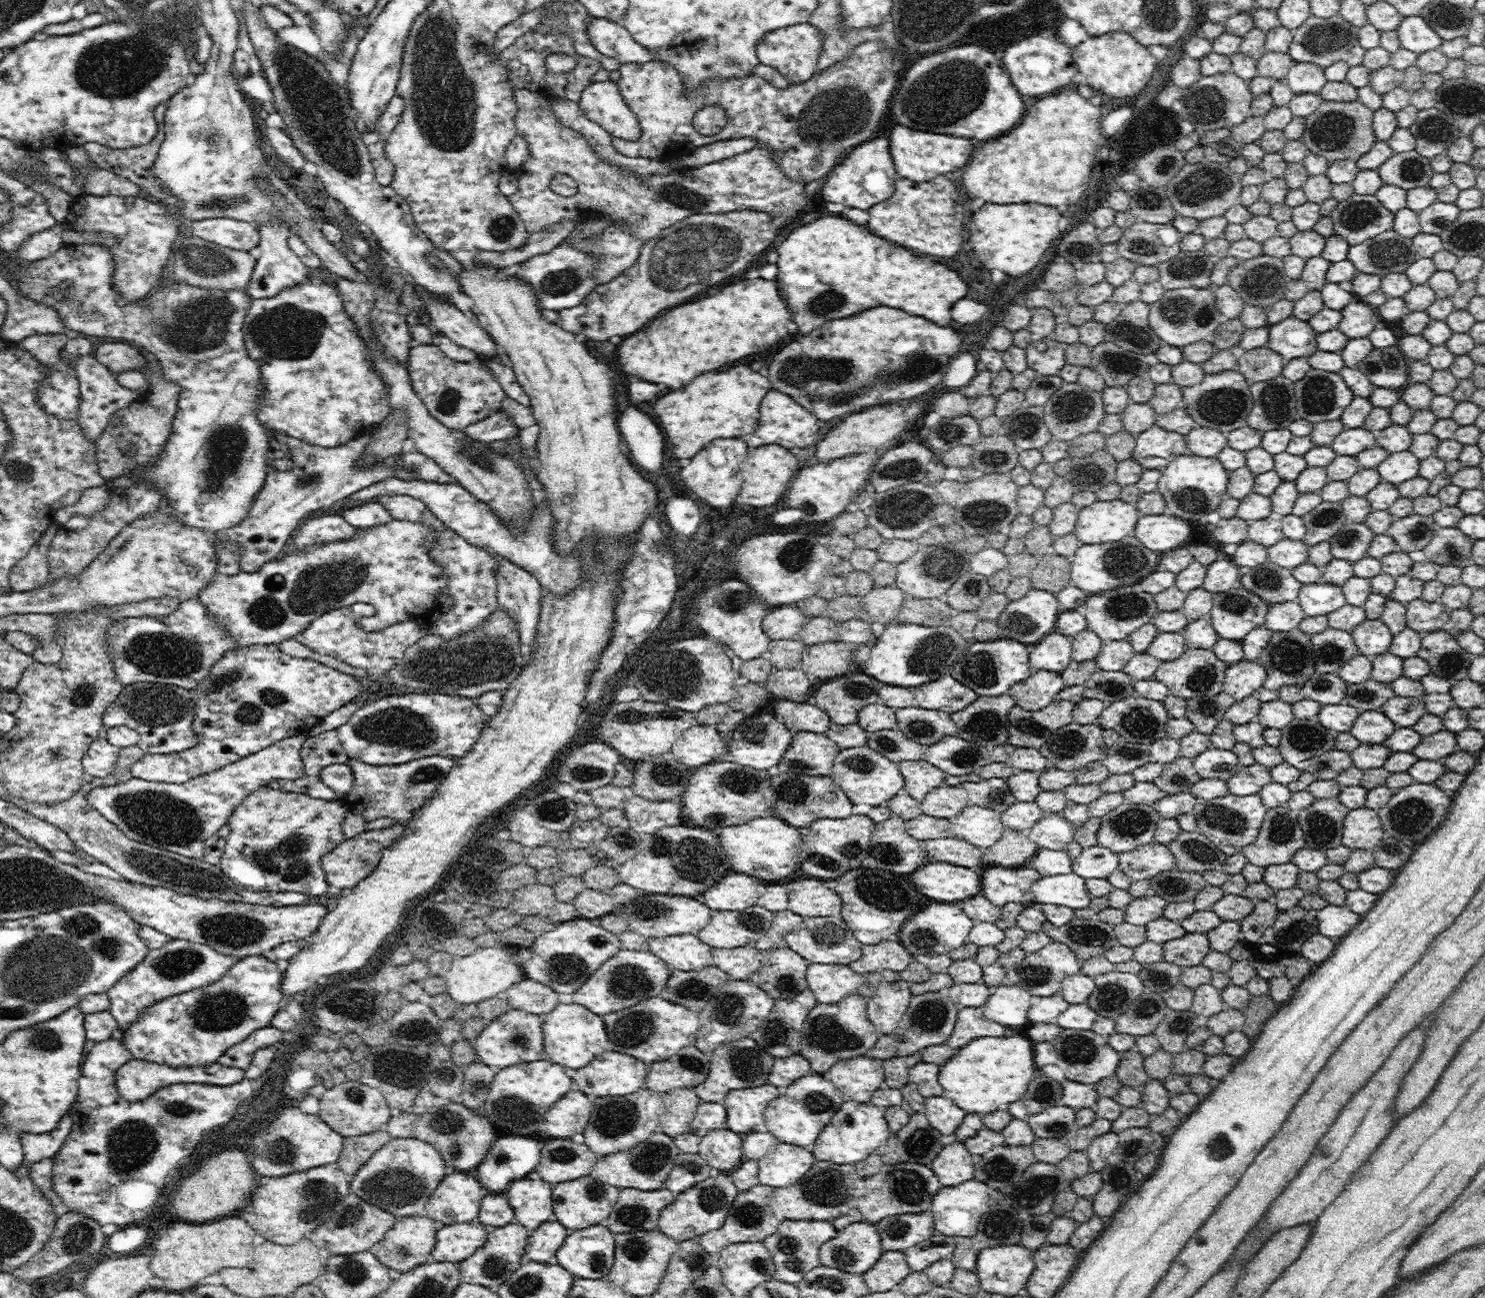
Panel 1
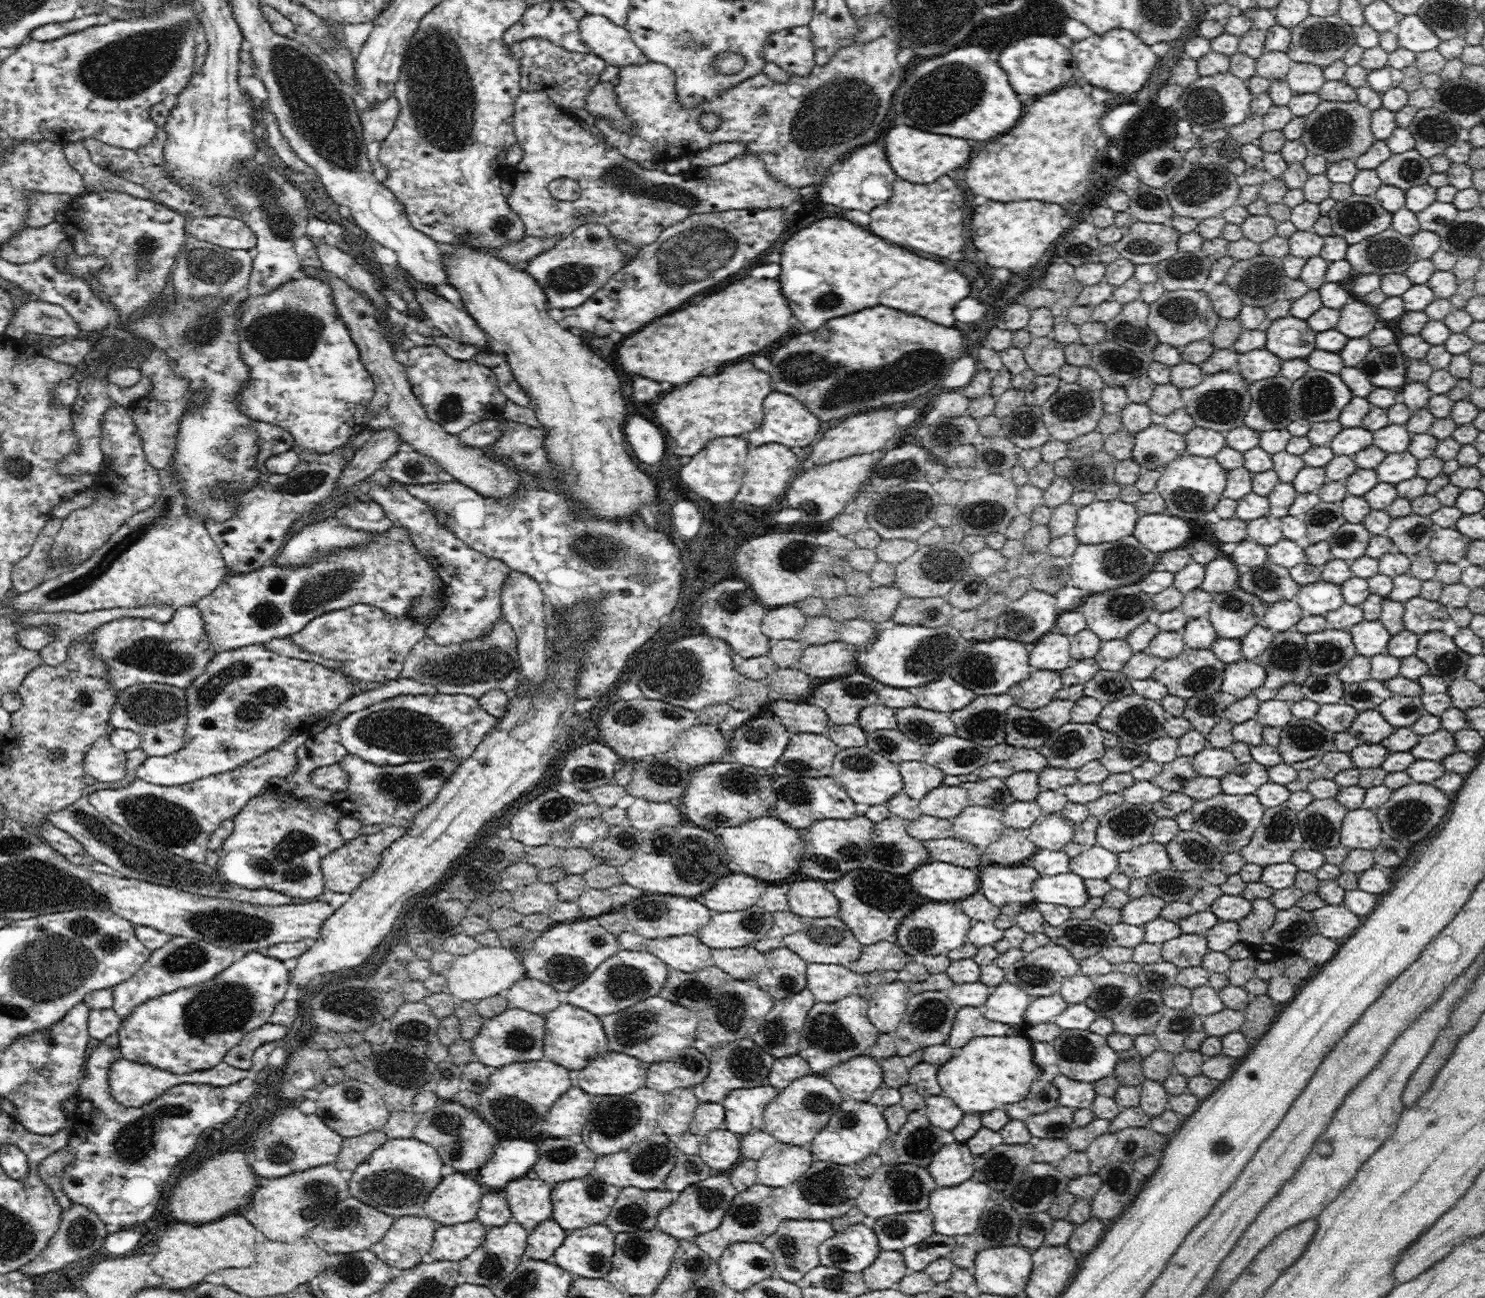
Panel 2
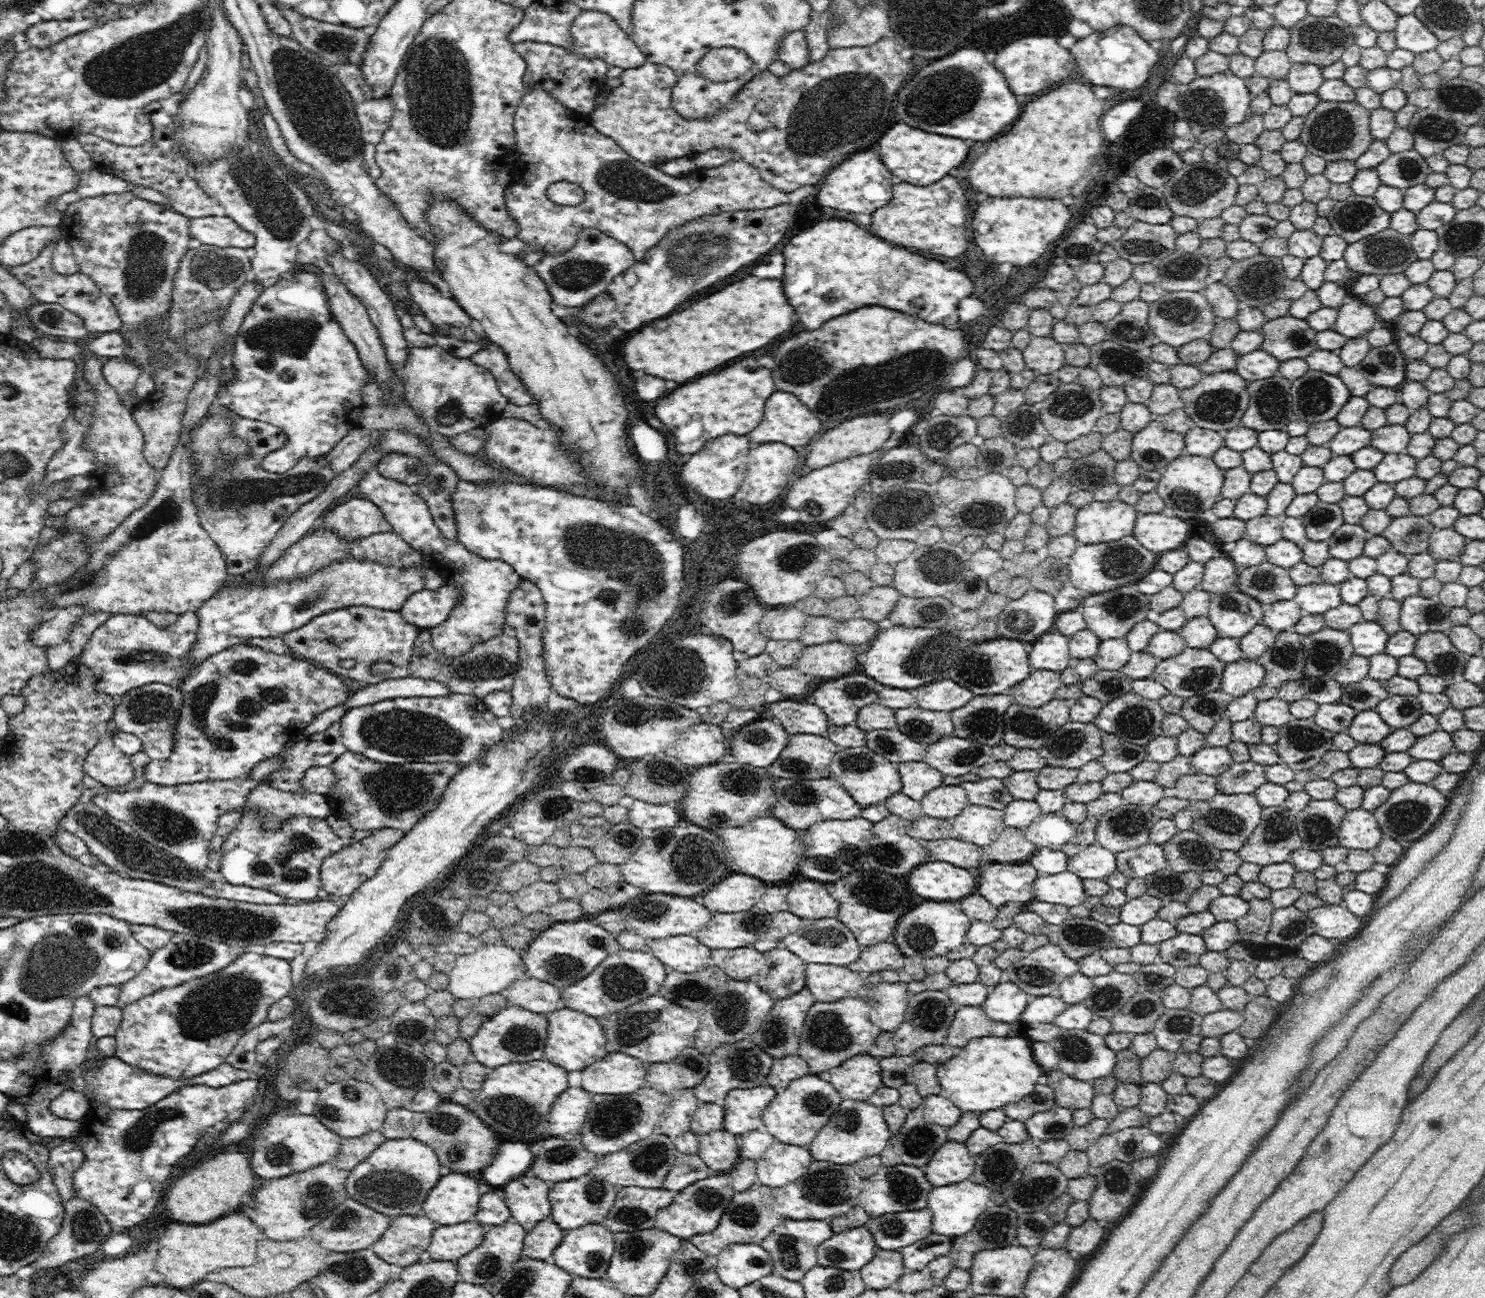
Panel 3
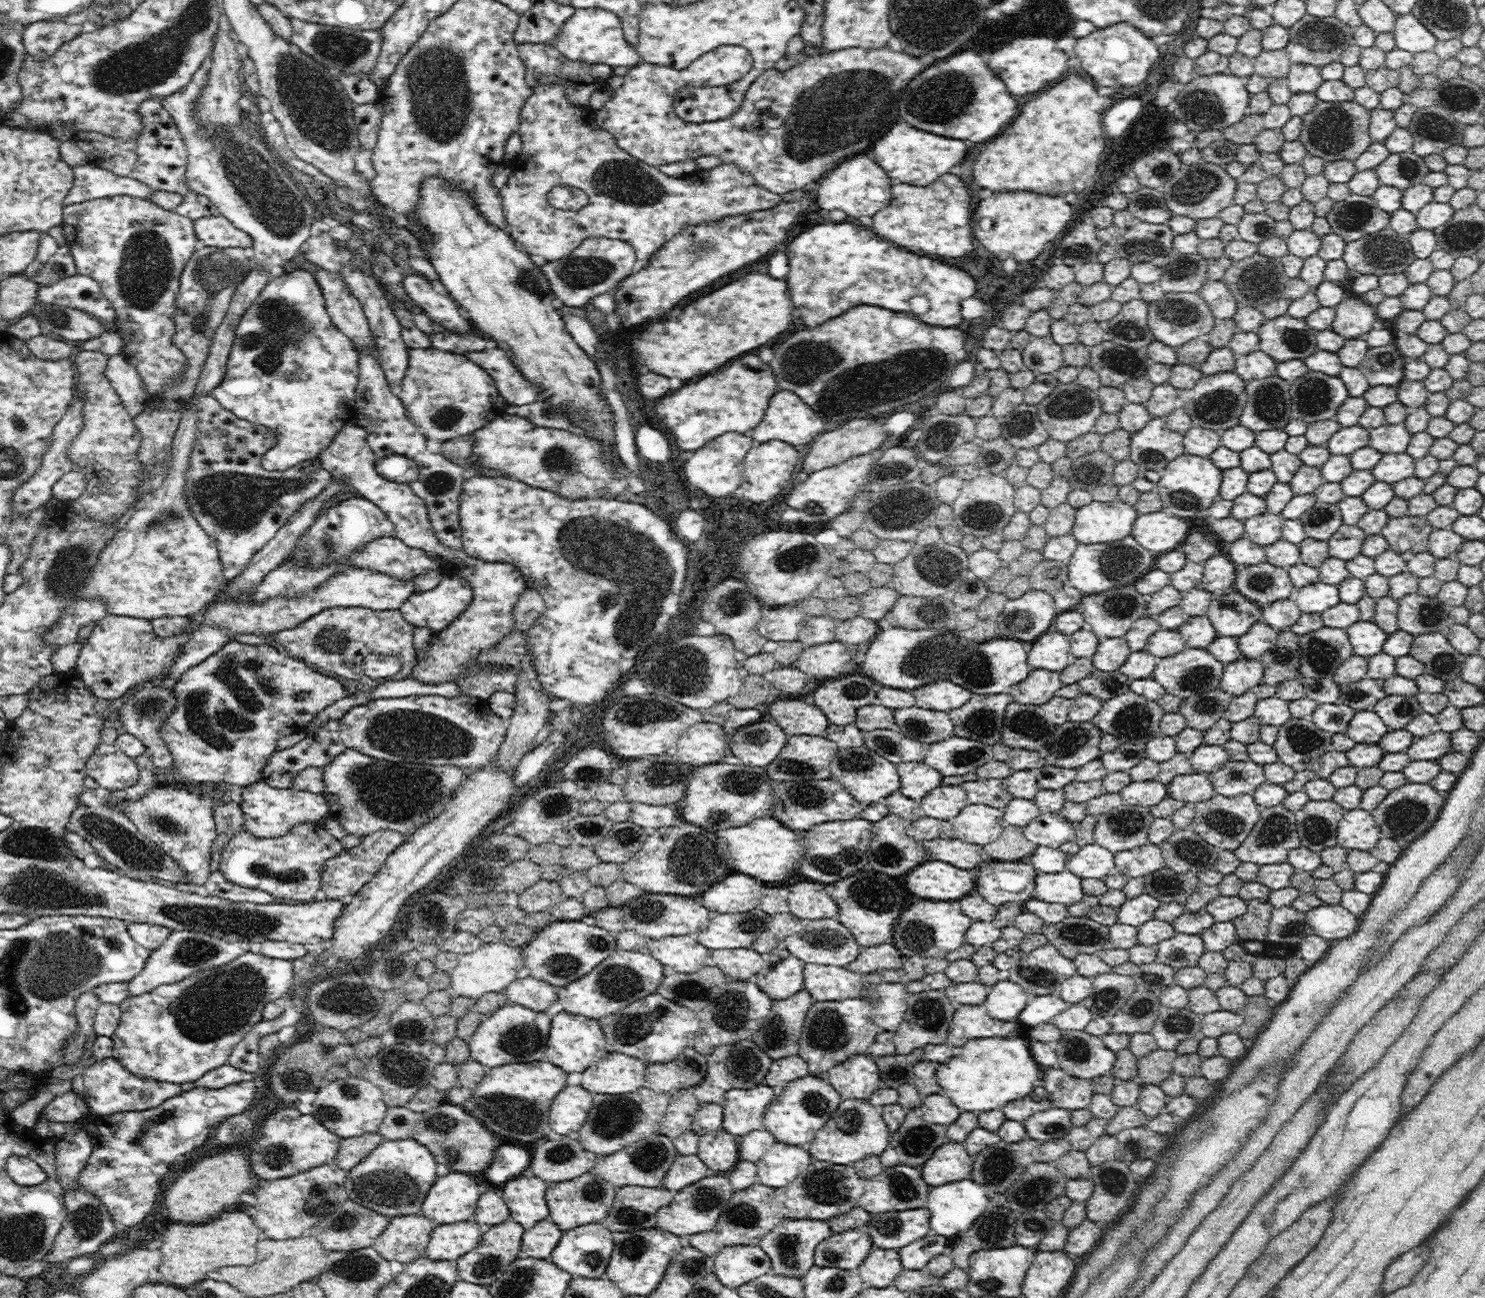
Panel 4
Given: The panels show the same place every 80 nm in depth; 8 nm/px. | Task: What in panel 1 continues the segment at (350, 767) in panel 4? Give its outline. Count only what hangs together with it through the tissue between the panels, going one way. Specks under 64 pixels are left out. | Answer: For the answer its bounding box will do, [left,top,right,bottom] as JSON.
[338,756,455,824]

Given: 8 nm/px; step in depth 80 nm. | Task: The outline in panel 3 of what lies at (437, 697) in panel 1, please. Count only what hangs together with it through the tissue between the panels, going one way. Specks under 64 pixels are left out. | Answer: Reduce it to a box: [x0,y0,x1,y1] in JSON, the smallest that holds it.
[341,693,503,766]

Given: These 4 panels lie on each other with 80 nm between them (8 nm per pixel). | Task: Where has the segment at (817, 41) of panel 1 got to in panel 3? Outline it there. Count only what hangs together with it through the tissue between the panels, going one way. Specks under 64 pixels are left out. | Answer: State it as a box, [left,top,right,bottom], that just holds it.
[774,29,810,70]

